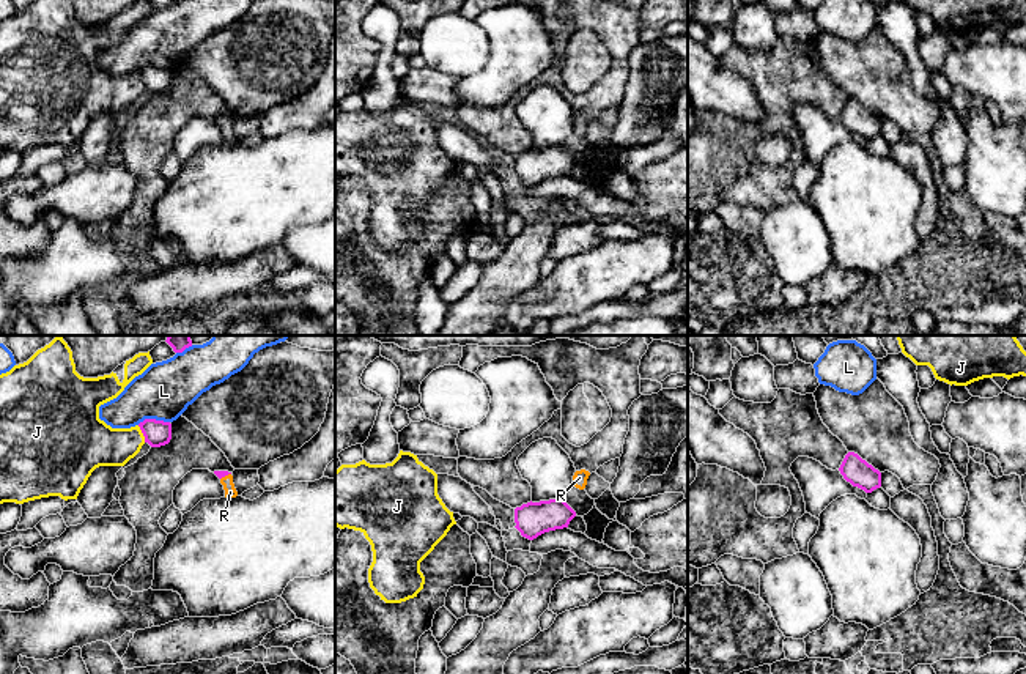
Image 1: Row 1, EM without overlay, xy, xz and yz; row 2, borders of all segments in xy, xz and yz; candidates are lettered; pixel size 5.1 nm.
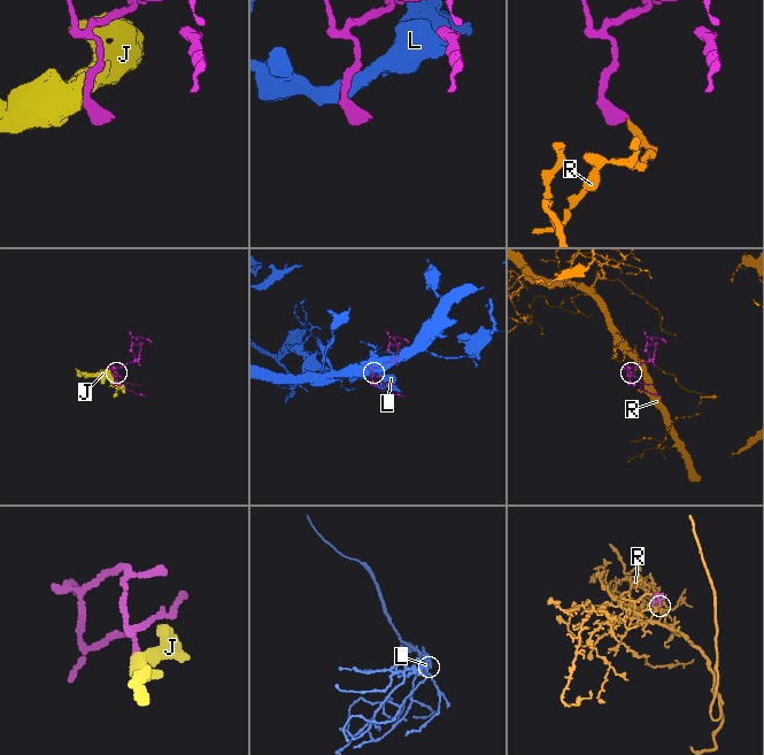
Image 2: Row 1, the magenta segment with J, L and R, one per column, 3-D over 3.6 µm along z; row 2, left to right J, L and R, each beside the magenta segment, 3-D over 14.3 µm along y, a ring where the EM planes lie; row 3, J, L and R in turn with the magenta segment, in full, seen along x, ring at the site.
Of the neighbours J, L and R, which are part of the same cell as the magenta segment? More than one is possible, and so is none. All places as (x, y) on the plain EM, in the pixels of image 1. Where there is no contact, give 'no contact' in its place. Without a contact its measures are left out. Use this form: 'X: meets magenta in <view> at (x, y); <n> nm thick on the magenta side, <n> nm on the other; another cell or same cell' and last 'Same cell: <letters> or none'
J: meets magenta in xy at (142, 79); 130 nm thick on the magenta side, 240 nm on the other; another cell
L: meets magenta in xy at (153, 66); 130 nm thick on the magenta side, 280 nm on the other; another cell
R: meets magenta in xy at (225, 122); 40 nm thick on the magenta side, 60 nm on the other; same cell
Same cell: R

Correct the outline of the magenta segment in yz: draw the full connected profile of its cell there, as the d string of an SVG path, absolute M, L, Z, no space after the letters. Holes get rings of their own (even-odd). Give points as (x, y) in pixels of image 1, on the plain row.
M854 99L845 102L839 118L847 129L865 140L881 134L881 120Z

